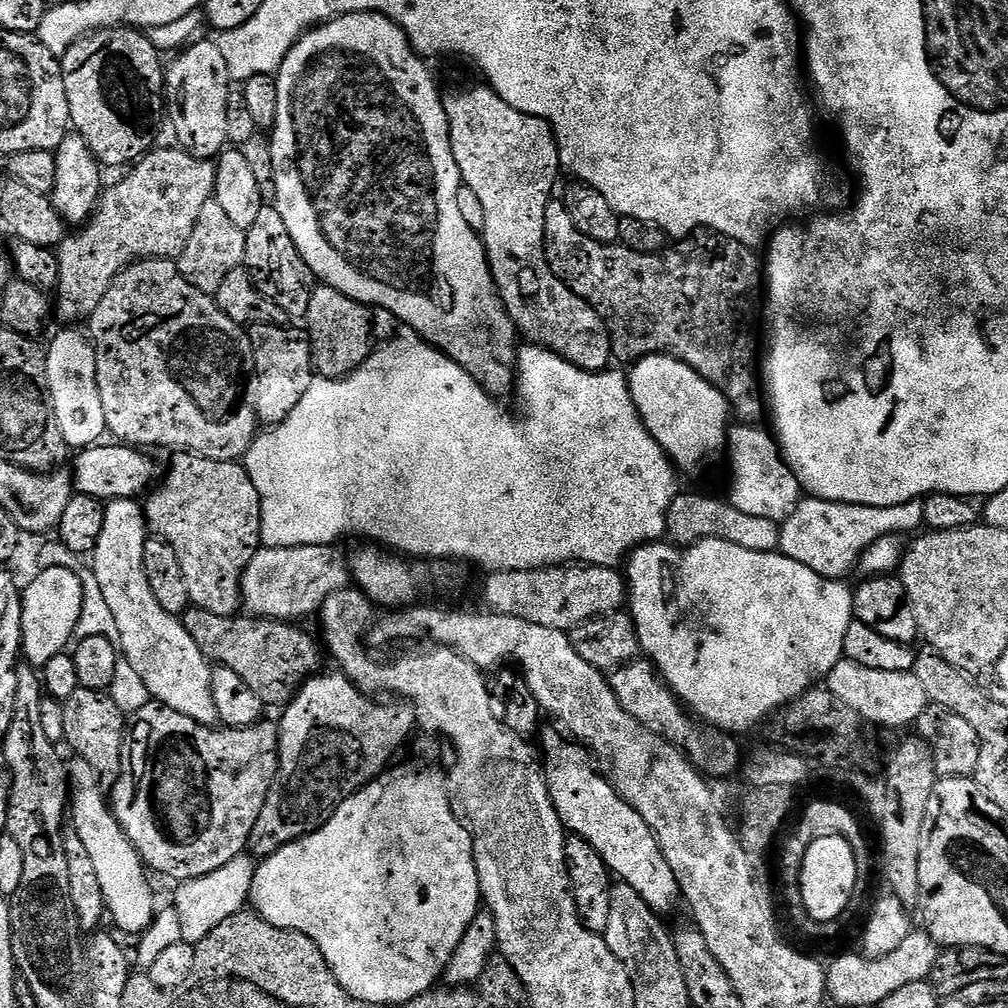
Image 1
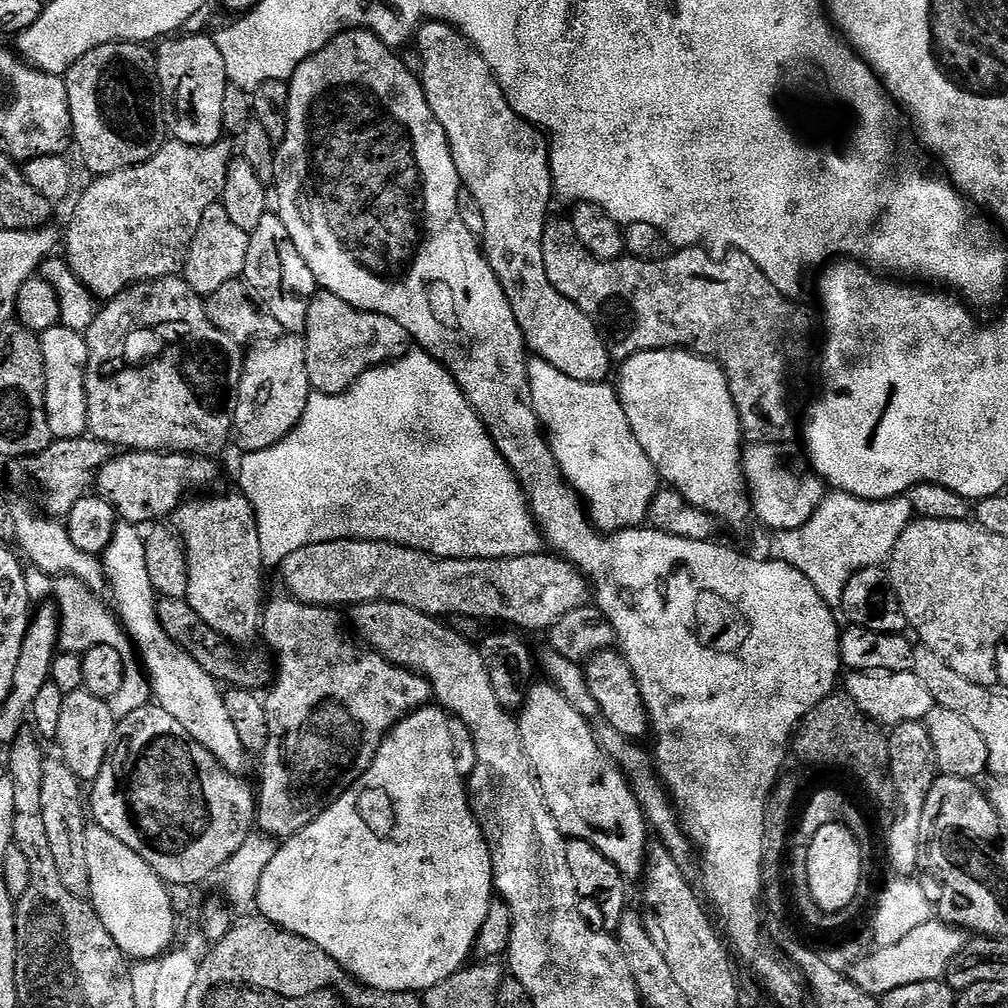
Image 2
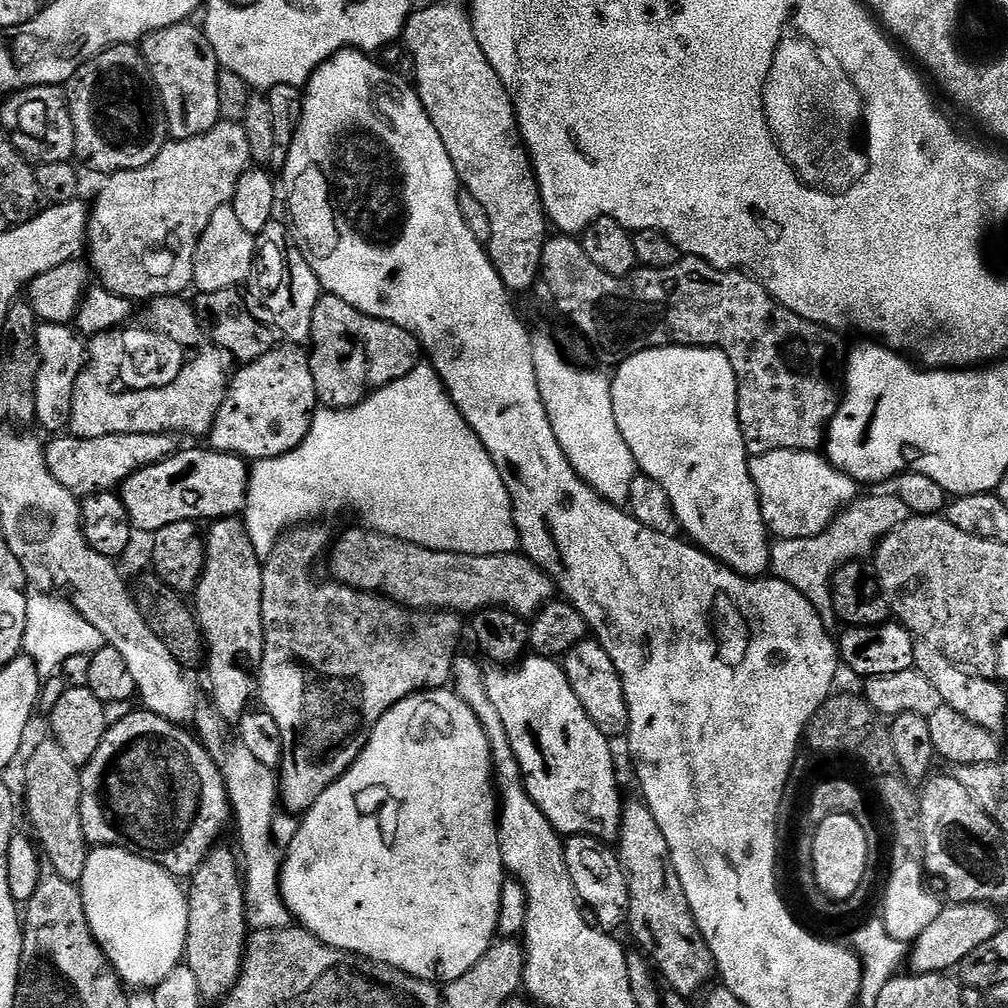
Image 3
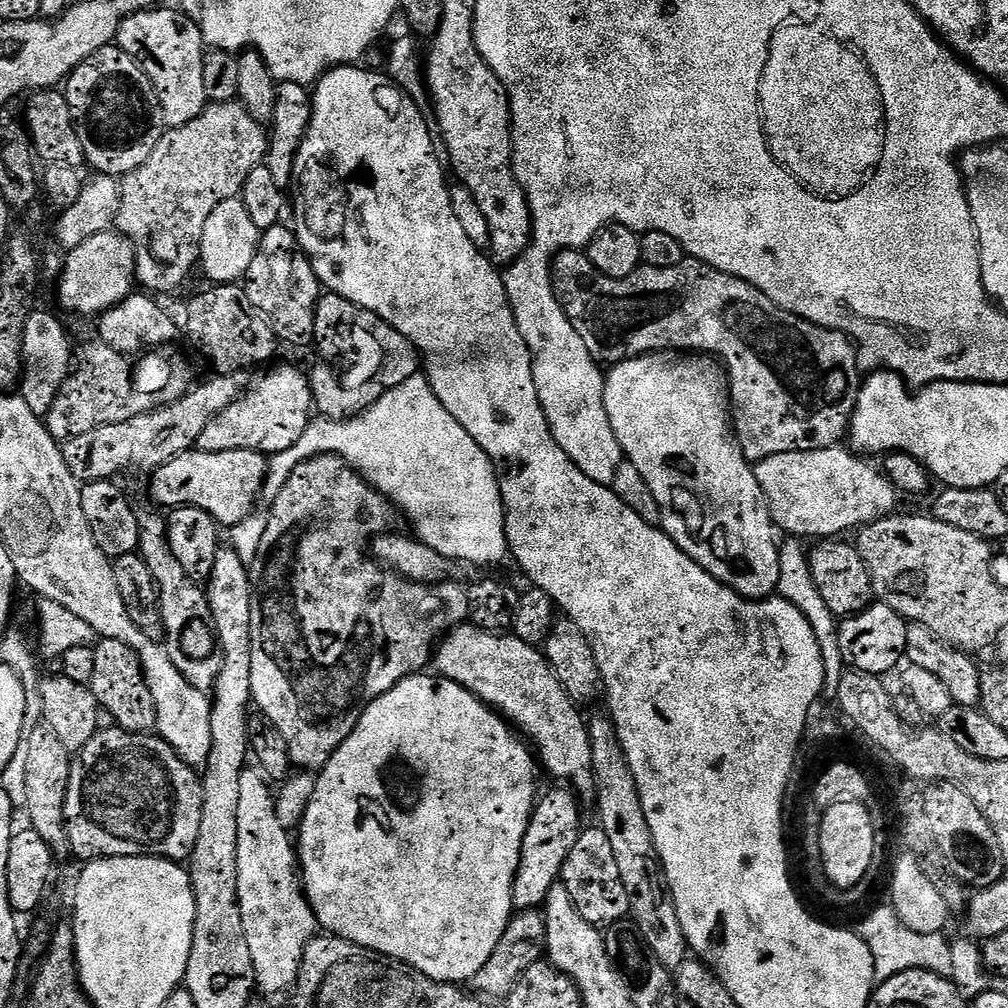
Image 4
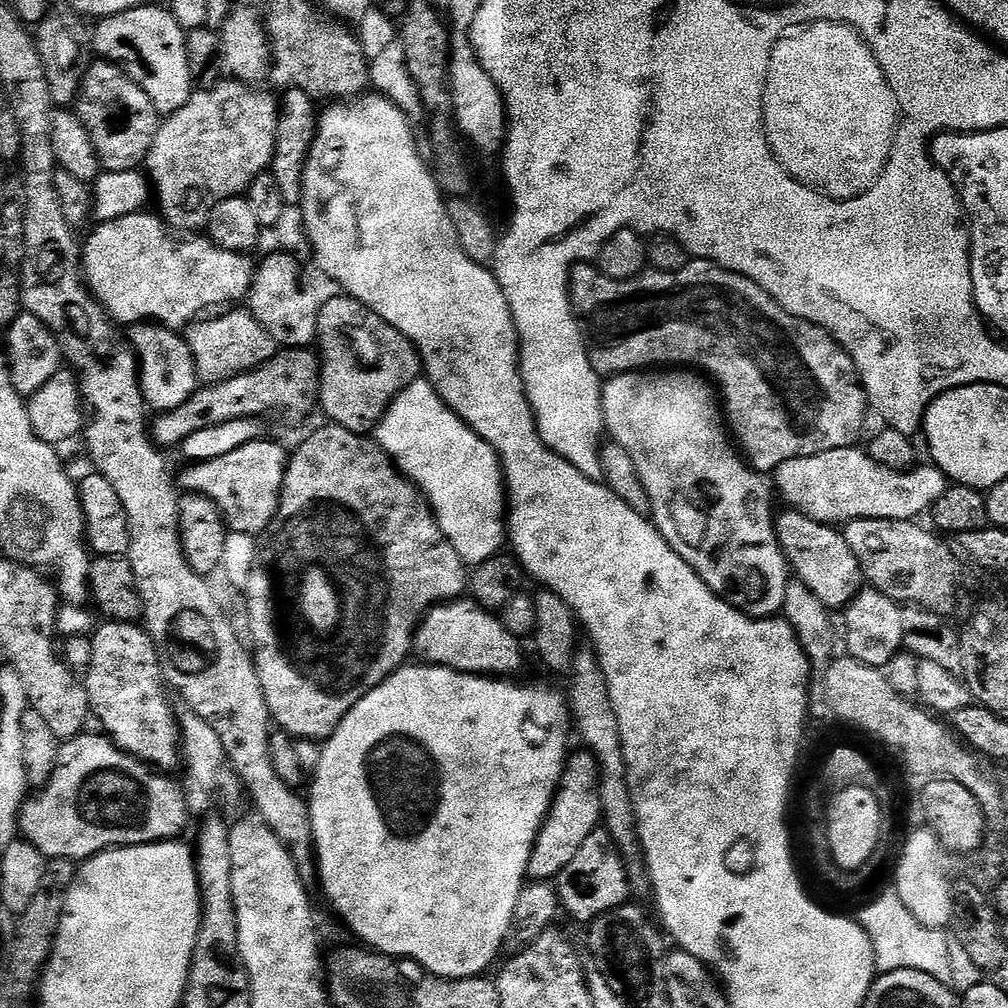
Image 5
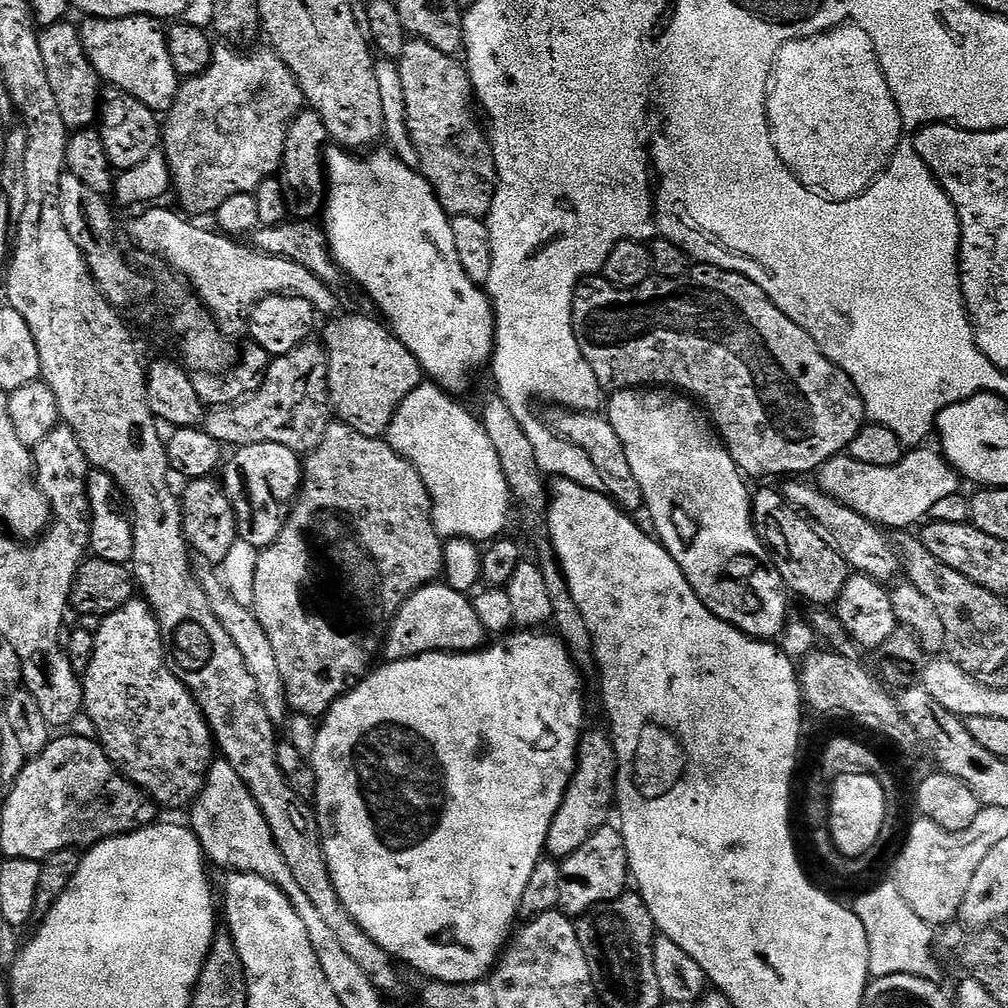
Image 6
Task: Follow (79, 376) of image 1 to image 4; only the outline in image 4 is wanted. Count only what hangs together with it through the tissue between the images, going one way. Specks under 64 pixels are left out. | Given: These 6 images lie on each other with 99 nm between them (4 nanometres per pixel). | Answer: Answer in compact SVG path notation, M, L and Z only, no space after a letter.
M33 310L30 318L26 318L26 330L22 338L22 379L18 392L23 396L26 406L30 406L34 414L44 418L70 375L74 364L74 348L72 352L63 322L48 312L40 311Z

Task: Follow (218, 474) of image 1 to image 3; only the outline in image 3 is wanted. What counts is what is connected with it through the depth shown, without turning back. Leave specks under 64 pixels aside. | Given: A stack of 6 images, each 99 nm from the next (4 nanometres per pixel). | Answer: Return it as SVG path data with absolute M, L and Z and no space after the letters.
M226 516L211 521L206 532L204 549L204 573L194 593L194 611L200 622L200 631L204 633L206 645L206 669L208 680L212 683L211 707L217 716L225 722L239 721L240 715L248 711L258 692L258 677L264 653L264 631L262 630L262 574L263 563L250 542L250 534L243 519Z

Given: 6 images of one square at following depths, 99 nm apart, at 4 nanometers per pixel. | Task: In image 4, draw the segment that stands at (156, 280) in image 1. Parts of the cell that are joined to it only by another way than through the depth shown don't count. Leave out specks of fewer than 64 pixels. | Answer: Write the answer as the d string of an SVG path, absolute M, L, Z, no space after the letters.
M95 343L86 345L81 352L79 349L78 359L48 411L48 432L57 442L80 434L90 434L90 430L98 426L126 422L130 415L128 407L132 404L132 384L144 391L140 396L141 402L144 403L141 405L149 409L173 404L188 395L194 387L191 362L183 360L176 352L168 352L172 350L156 350L153 356L146 357L137 366L136 377L132 380L132 368L124 361L127 359L121 353L115 352L112 345Z

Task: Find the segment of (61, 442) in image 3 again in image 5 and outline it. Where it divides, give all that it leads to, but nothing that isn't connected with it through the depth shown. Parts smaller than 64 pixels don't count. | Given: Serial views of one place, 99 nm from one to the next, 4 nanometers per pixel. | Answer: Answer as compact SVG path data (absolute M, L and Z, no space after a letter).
M308 348L280 350L252 372L243 372L221 384L197 387L196 393L182 406L161 411L161 416L151 421L152 438L161 449L169 450L207 428L232 424L235 420L248 420L251 416L264 416L267 412L280 411L288 420L300 420L311 414L312 407L317 407L320 362L319 355Z

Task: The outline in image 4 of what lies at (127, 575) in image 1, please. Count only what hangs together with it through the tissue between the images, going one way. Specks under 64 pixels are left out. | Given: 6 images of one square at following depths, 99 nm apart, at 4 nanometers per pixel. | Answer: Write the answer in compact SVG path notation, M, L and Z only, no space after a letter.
M245 767L244 772L240 776L238 782L238 906L242 910L242 930L246 930L246 943L250 945L250 962L254 966L254 974L256 975L257 989L268 996L276 996L279 992L284 992L293 987L296 983L296 977L299 974L299 968L304 963L304 951L306 946L317 935L318 925L316 923L316 915L313 914L311 906L308 904L308 898L304 894L302 887L302 876L298 871L298 852L294 847L294 840L290 837L289 829L282 826L282 822L278 822L278 814L276 813L276 797L273 789L270 787L269 781L266 779L259 767Z

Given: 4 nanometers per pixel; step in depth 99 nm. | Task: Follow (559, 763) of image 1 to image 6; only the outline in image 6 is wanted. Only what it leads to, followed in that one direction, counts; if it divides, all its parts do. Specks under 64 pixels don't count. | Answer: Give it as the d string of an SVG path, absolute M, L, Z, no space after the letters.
M433 582L419 588L400 607L388 638L384 641L382 656L385 661L409 660L431 652L474 652L486 644L486 631L478 616L475 603L465 593L454 590L446 582Z

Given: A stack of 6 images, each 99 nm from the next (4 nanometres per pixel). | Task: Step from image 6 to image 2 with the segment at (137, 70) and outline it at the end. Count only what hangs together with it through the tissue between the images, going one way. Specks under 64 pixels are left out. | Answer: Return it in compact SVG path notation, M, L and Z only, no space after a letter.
M176 34L159 41L155 49L156 77L160 83L160 99L164 102L164 123L171 139L178 144L210 146L221 143L225 135L225 93L230 83L226 62L215 39L209 36Z

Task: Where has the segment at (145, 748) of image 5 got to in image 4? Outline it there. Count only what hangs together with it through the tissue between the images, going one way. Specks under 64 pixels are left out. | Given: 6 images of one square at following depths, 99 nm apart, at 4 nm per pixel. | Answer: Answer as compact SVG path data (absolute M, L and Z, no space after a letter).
M101 639L95 645L94 674L90 687L101 709L116 719L117 725L128 732L148 734L156 728L154 694L150 694L138 654L126 642Z

